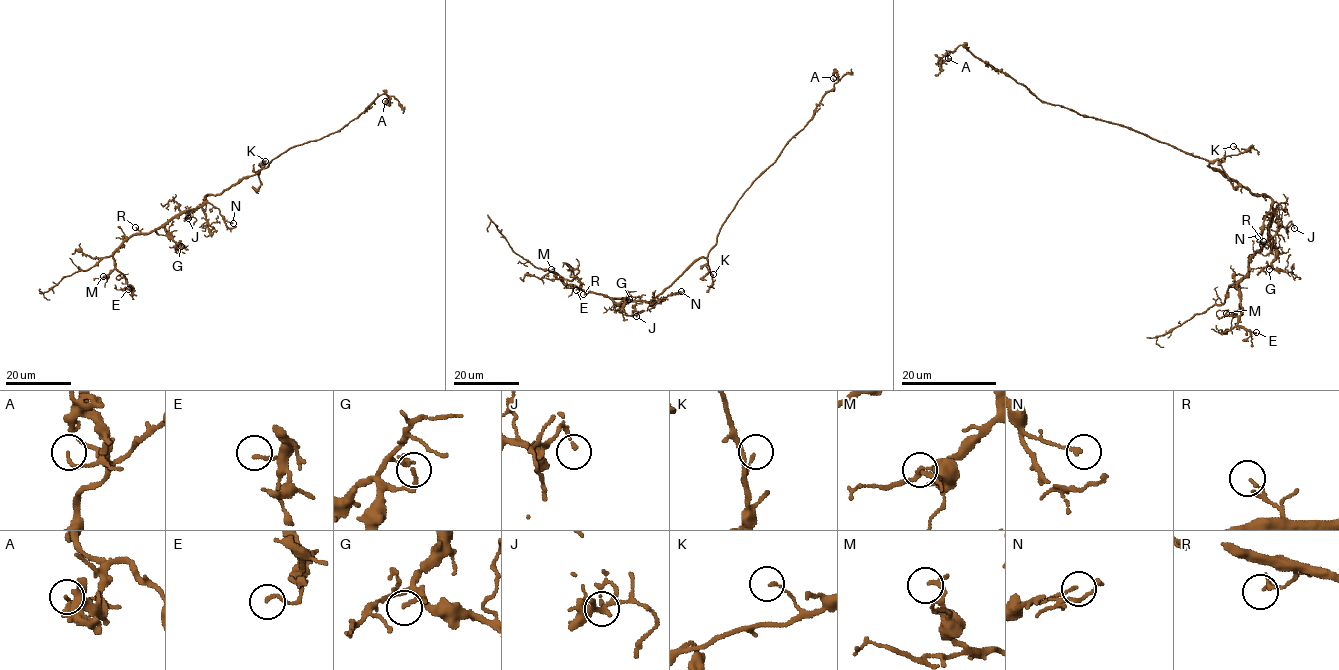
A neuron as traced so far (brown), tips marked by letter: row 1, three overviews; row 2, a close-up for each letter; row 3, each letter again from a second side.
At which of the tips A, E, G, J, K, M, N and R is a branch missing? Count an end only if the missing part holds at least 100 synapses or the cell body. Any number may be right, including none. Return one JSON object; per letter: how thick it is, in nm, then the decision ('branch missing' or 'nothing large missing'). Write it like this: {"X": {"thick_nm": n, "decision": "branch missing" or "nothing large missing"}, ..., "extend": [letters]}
{"A": {"thick_nm": 140, "decision": "nothing large missing"}, "E": {"thick_nm": 160, "decision": "nothing large missing"}, "G": {"thick_nm": 130, "decision": "nothing large missing"}, "J": {"thick_nm": 130, "decision": "nothing large missing"}, "K": {"thick_nm": 110, "decision": "nothing large missing"}, "M": {"thick_nm": 150, "decision": "nothing large missing"}, "N": {"thick_nm": 140, "decision": "nothing large missing"}, "R": {"thick_nm": 80, "decision": "nothing large missing"}, "extend": []}

